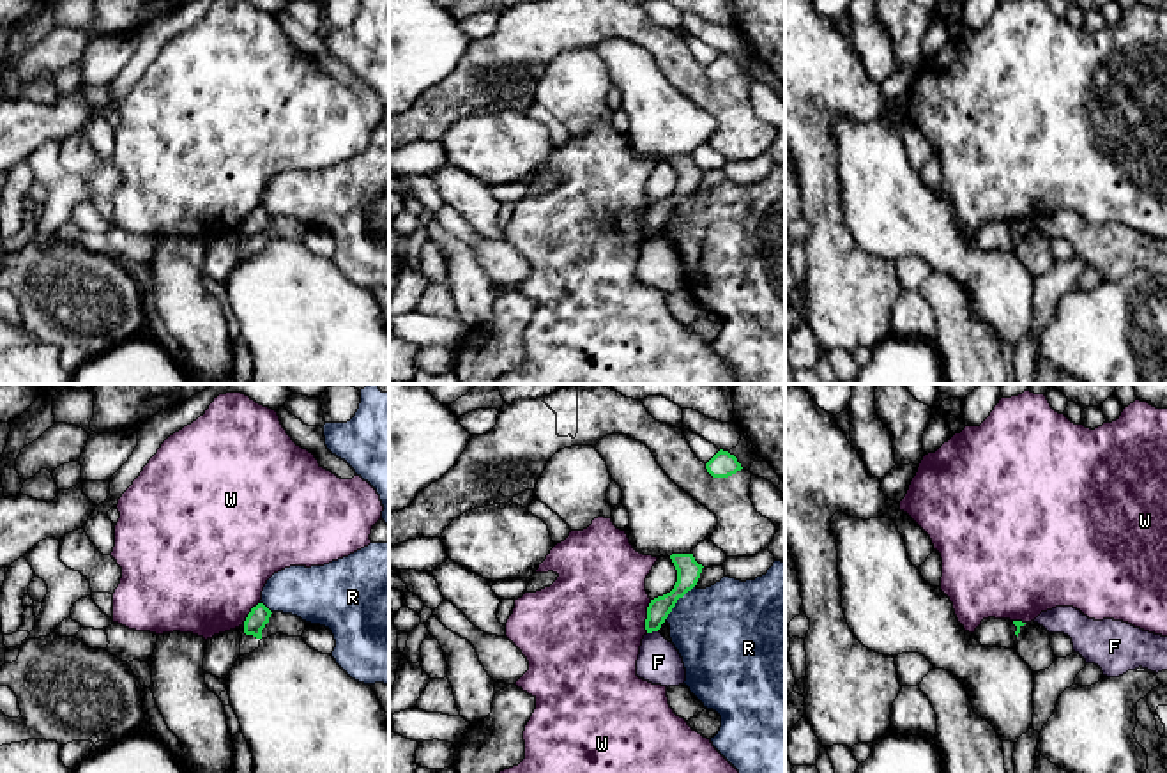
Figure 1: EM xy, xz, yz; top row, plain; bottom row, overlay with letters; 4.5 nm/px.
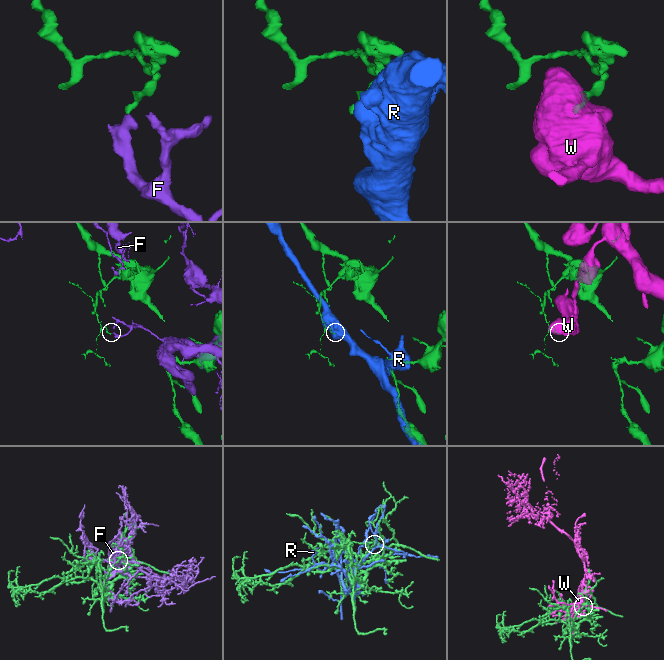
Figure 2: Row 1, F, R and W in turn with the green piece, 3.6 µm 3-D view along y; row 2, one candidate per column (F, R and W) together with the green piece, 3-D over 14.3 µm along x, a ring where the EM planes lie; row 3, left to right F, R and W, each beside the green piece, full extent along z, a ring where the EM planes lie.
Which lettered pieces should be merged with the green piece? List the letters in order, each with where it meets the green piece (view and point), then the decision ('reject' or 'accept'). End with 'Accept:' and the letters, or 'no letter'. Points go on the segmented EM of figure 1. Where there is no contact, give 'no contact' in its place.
F: contact xz (651, 632); reject
R: contact xz (676, 602); reject
W: contact xz (648, 616); reject
Accept: no letter

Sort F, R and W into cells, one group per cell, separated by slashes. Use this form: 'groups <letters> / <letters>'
groups F / R / W

